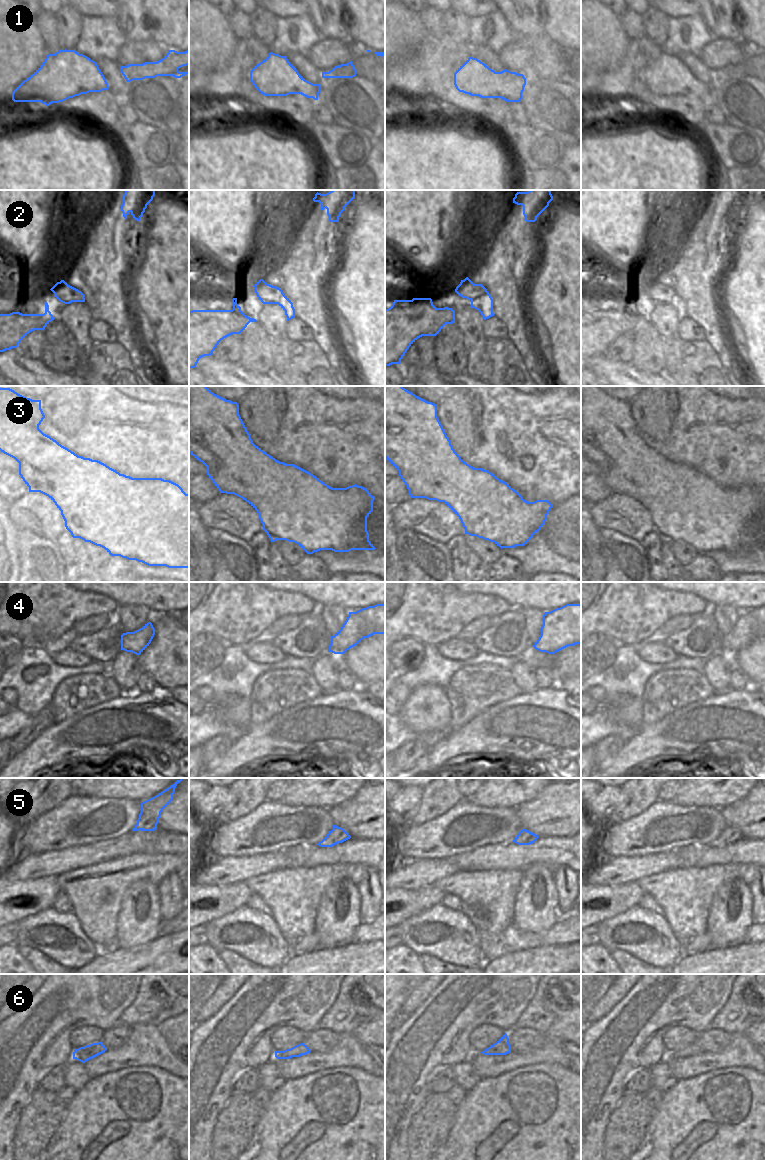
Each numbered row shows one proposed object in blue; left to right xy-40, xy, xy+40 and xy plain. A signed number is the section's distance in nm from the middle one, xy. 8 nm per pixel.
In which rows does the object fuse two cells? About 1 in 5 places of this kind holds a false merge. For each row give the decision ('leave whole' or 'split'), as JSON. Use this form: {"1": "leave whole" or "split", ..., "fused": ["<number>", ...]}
{"1": "leave whole", "2": "split", "3": "leave whole", "4": "leave whole", "5": "leave whole", "6": "leave whole", "fused": ["2"]}

